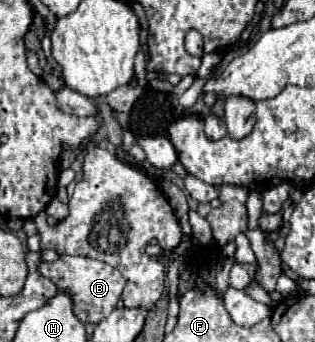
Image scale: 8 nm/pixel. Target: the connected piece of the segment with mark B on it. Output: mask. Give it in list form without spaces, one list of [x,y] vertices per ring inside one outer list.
[[[60,256],[56,262],[40,262],[38,272],[44,278],[50,278],[58,288],[68,288],[72,292],[74,312],[78,314],[78,320],[84,324],[98,324],[104,316],[108,316],[116,308],[126,286],[124,276],[116,268],[112,268],[106,262],[84,256]]]

